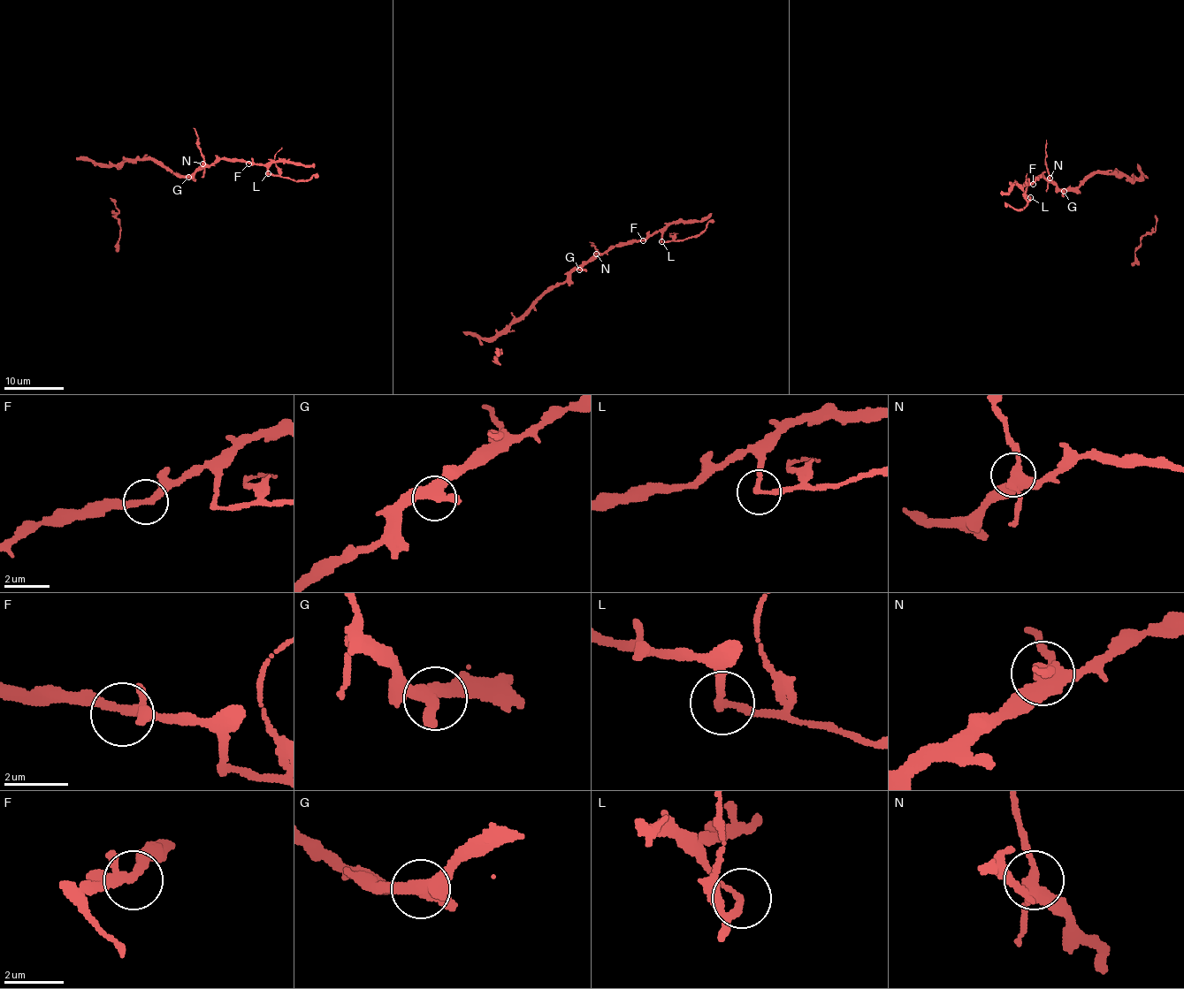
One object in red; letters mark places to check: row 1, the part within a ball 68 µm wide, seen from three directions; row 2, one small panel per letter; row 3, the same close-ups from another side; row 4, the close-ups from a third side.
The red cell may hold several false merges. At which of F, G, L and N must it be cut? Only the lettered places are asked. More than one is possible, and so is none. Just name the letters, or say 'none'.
L, N

